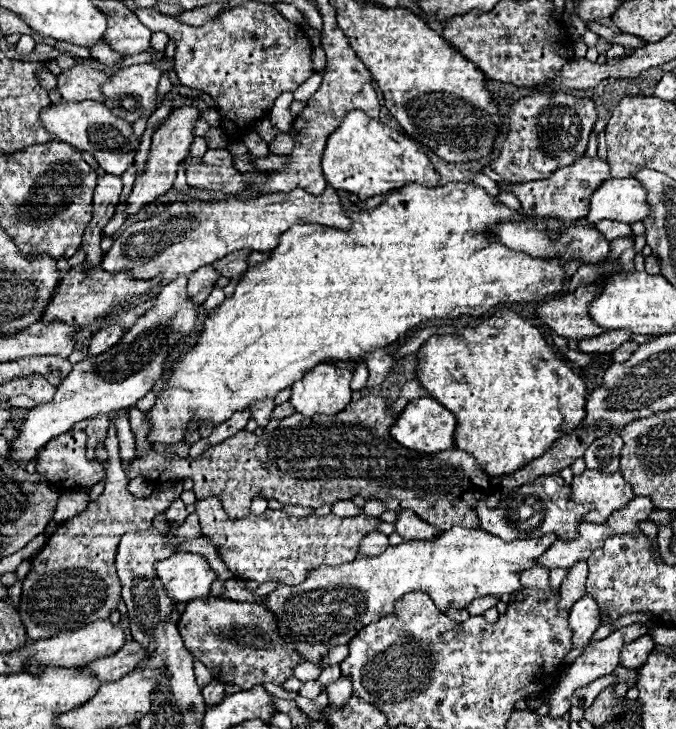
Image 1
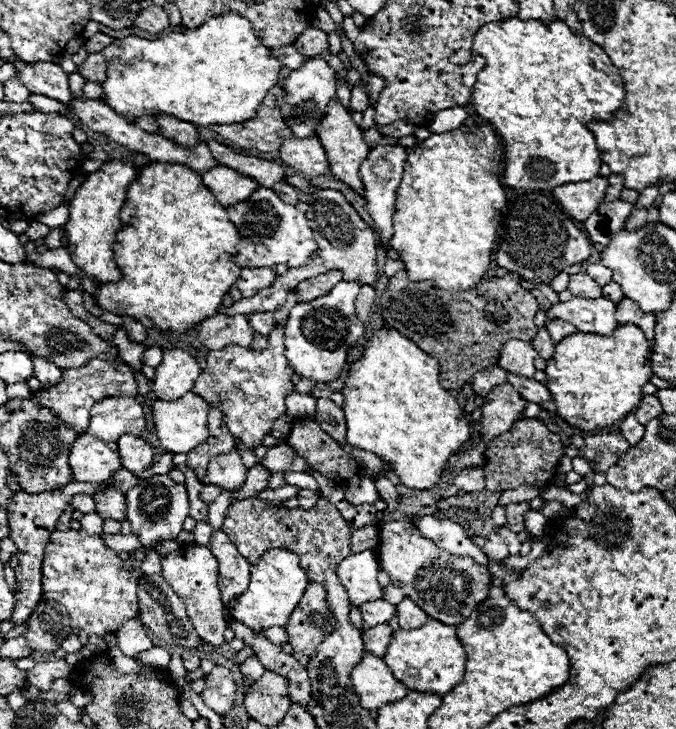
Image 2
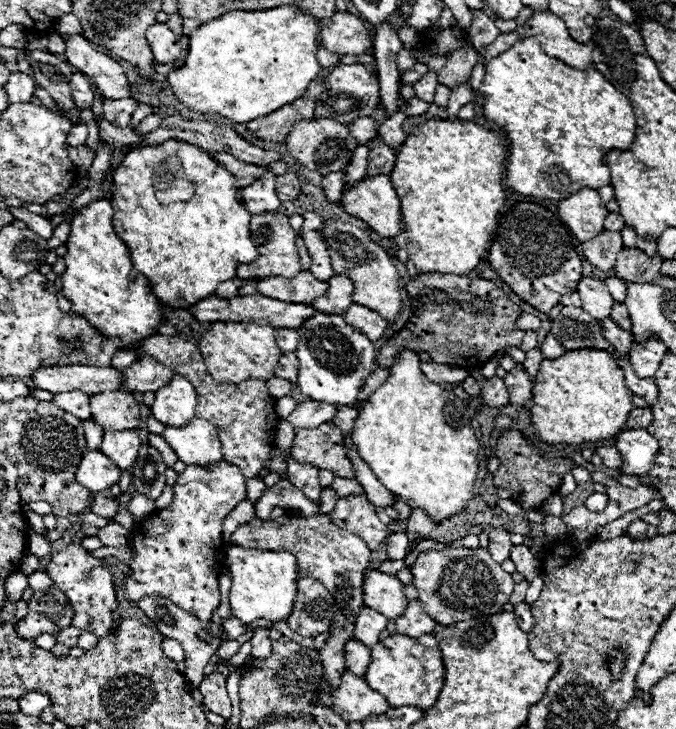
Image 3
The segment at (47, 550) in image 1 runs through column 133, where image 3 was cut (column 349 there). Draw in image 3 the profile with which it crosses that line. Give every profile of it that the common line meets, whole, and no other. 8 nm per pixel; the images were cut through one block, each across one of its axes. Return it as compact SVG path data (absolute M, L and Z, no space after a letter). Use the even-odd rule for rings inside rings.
M364 496L339 498L330 513L330 520L332 524L350 530L356 536L362 536L362 540L366 540L372 552L376 552L390 534L388 526L378 520L375 506Z

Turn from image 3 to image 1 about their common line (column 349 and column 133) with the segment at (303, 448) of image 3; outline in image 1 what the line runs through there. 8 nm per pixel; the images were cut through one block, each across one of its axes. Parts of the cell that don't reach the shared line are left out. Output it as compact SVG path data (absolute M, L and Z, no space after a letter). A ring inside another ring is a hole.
M364 396L332 416L306 418L300 412L294 412L272 432L256 436L240 430L228 440L208 448L198 458L180 458L176 454L160 456L156 450L148 450L144 456L134 458L128 466L124 466L124 474L130 480L138 476L148 480L192 478L194 494L198 498L220 496L224 510L236 520L250 512L252 498L262 492L266 498L276 498L284 506L298 504L304 508L318 508L322 504L350 500L352 496L362 496L364 500L378 498L388 510L412 510L440 530L452 528L452 524L478 528L478 520L474 516L476 500L486 500L488 506L498 506L500 498L512 488L530 484L540 476L550 476L572 466L576 458L584 456L596 436L608 434L604 428L600 428L600 432L584 432L580 426L558 438L552 448L544 452L544 456L512 474L494 478L488 476L468 452L444 450L424 454L400 446L390 436L396 414L388 408L390 406L384 396Z

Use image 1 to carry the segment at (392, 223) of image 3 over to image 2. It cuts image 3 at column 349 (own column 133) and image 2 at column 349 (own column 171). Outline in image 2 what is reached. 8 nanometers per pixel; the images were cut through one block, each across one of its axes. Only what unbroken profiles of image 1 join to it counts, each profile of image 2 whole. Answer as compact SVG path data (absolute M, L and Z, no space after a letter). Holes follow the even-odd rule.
M334 100L334 104L330 104L330 108L326 110L326 116L316 126L314 134L320 138L326 154L328 154L328 164L330 164L330 170L334 174L334 180L346 184L352 192L362 196L364 194L364 184L360 180L360 166L366 160L366 156L370 152L370 146L362 140L362 130L352 122L350 112L346 112L342 108L342 104L338 100Z

